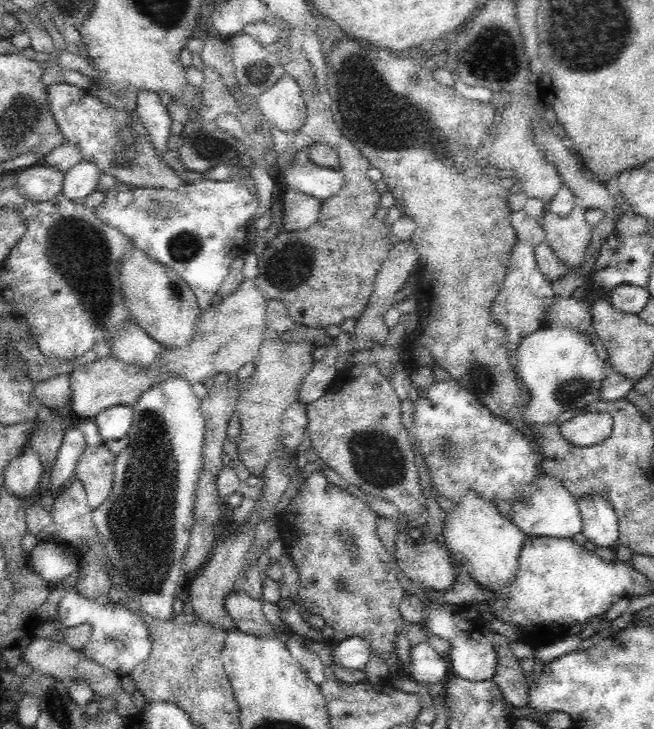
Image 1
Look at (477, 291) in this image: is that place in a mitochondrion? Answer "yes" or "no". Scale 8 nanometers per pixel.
no

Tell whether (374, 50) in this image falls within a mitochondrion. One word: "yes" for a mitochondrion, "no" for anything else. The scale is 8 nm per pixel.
no

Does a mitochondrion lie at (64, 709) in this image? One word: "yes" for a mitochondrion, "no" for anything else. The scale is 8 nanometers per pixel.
yes

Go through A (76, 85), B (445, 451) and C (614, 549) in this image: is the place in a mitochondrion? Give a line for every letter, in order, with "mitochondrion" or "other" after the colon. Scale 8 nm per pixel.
A: other
B: mitochondrion
C: other

